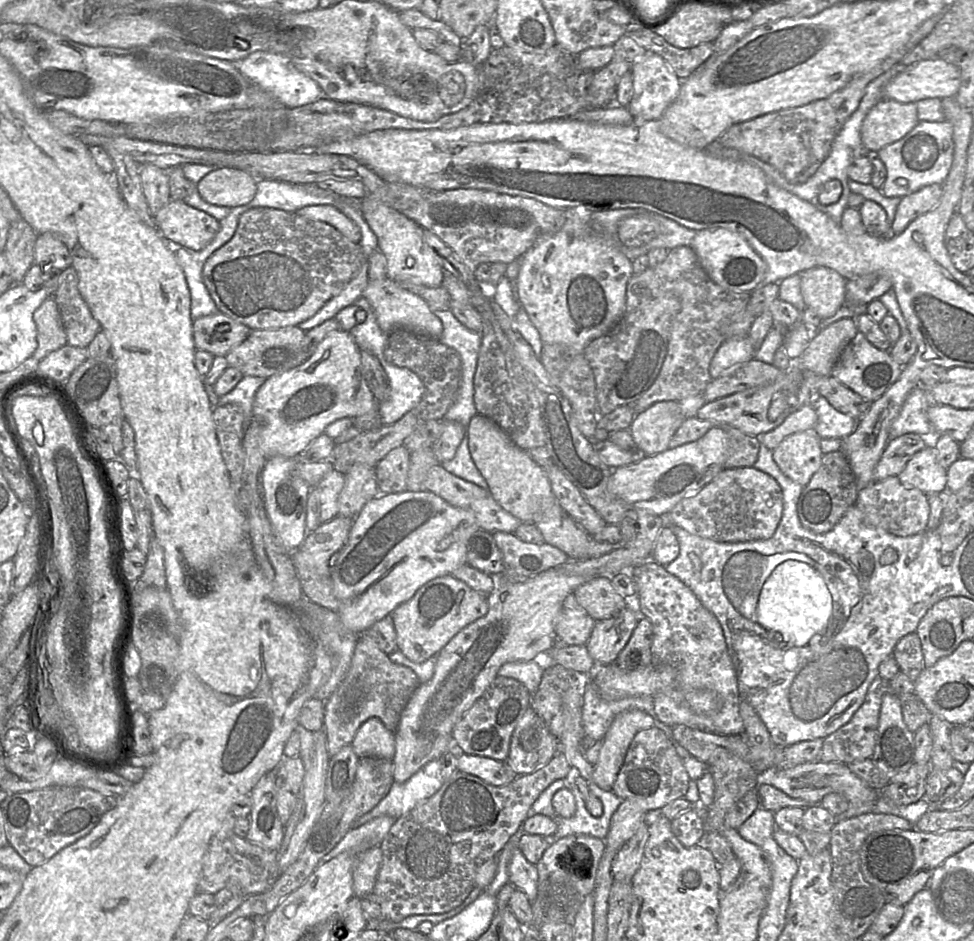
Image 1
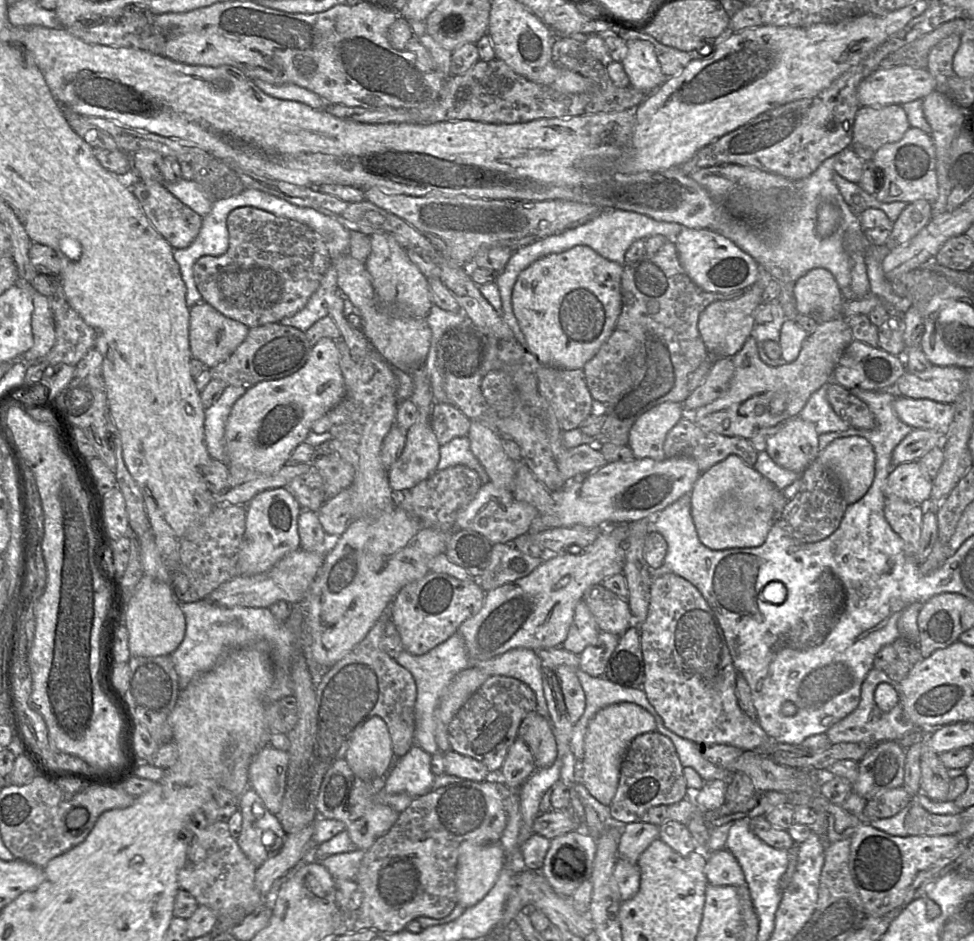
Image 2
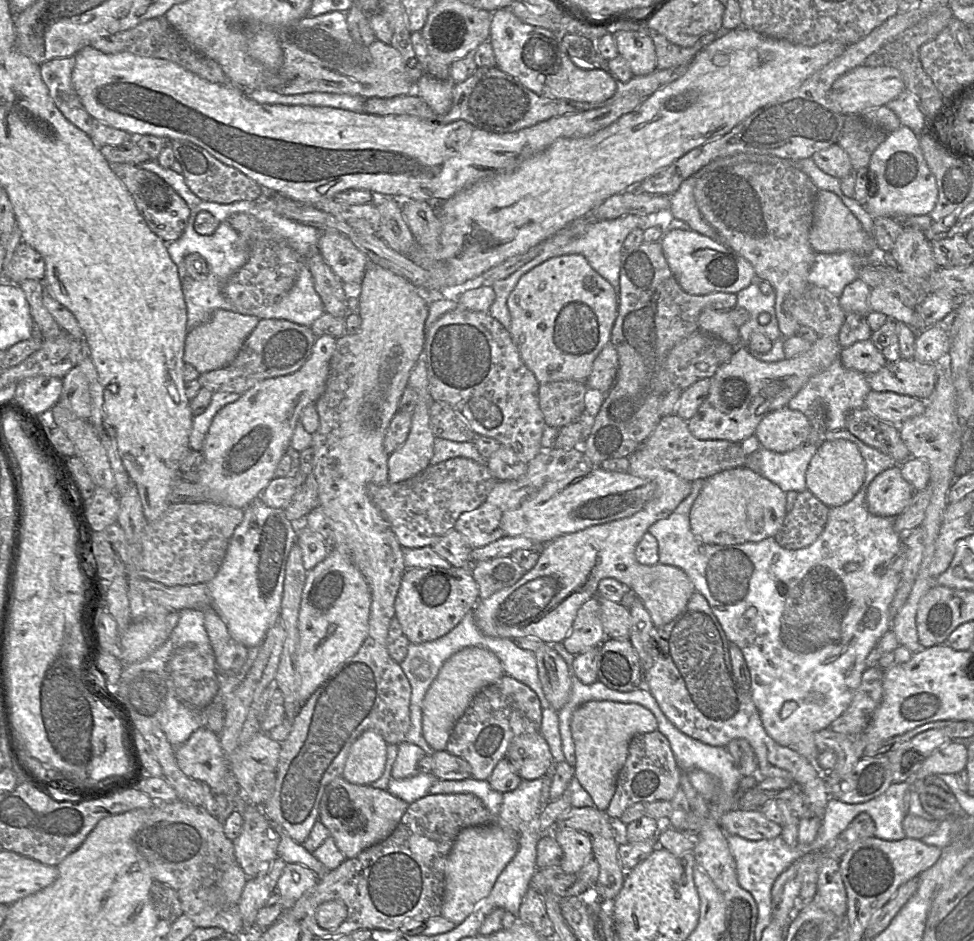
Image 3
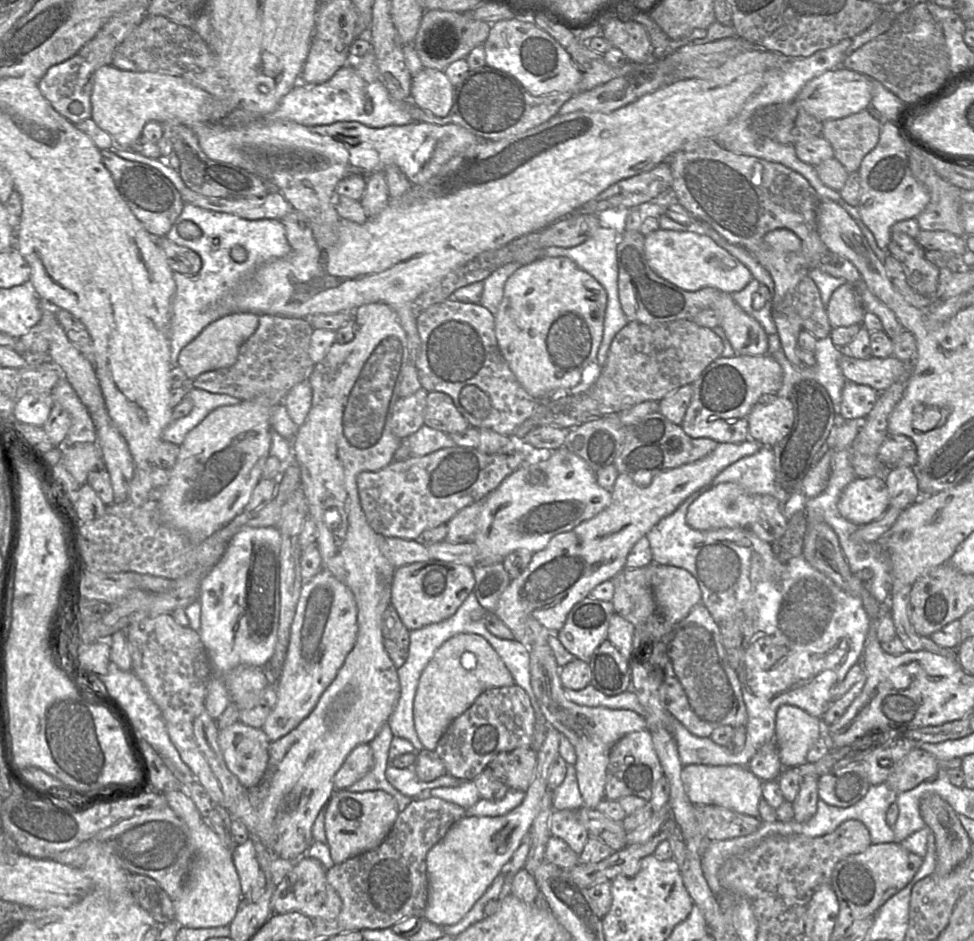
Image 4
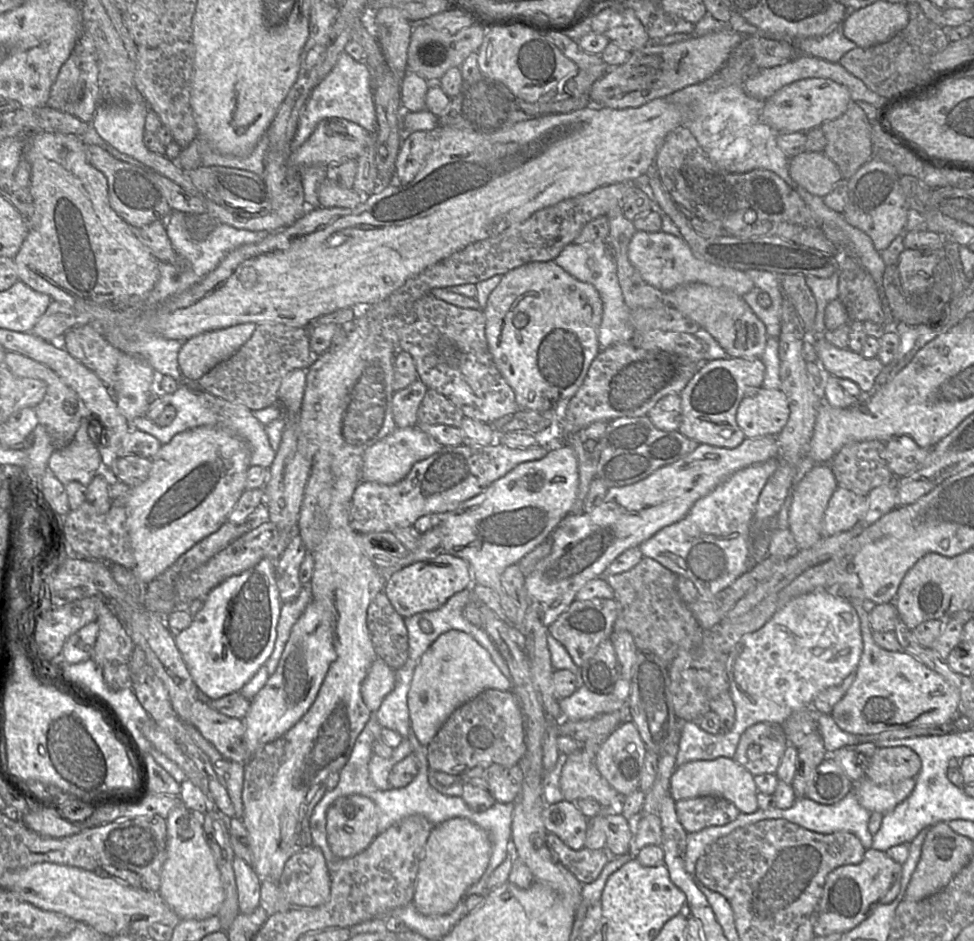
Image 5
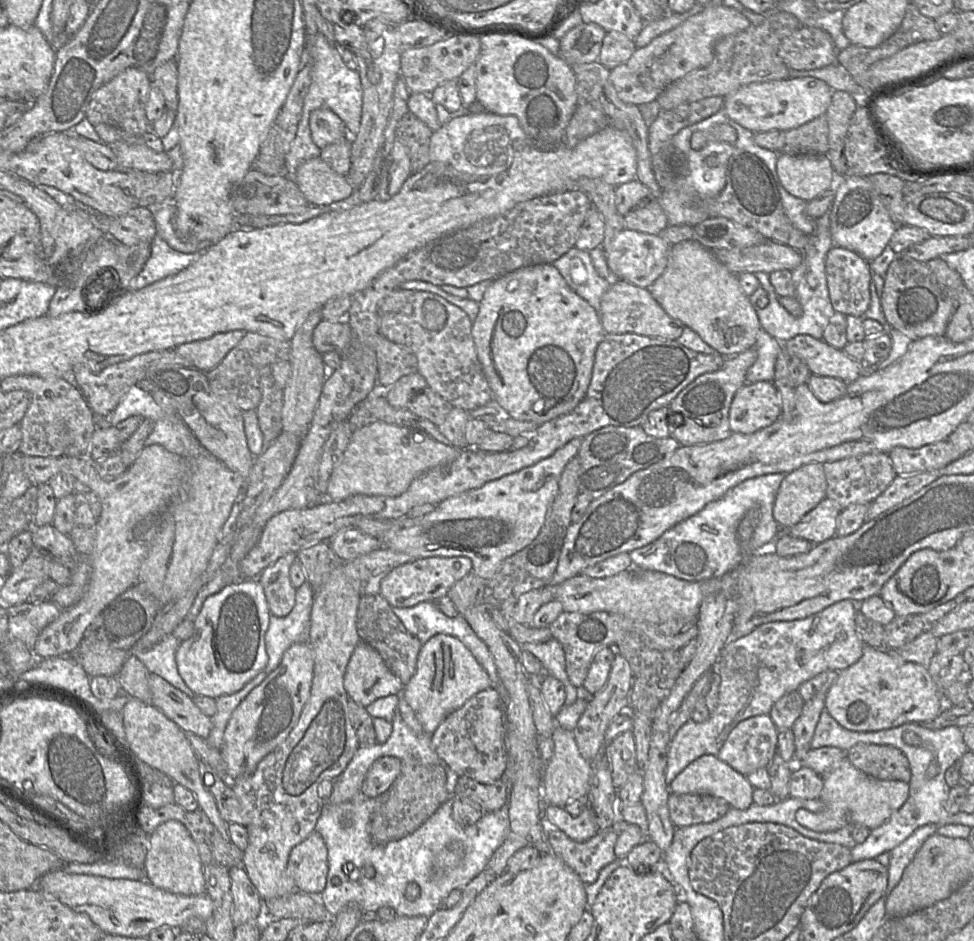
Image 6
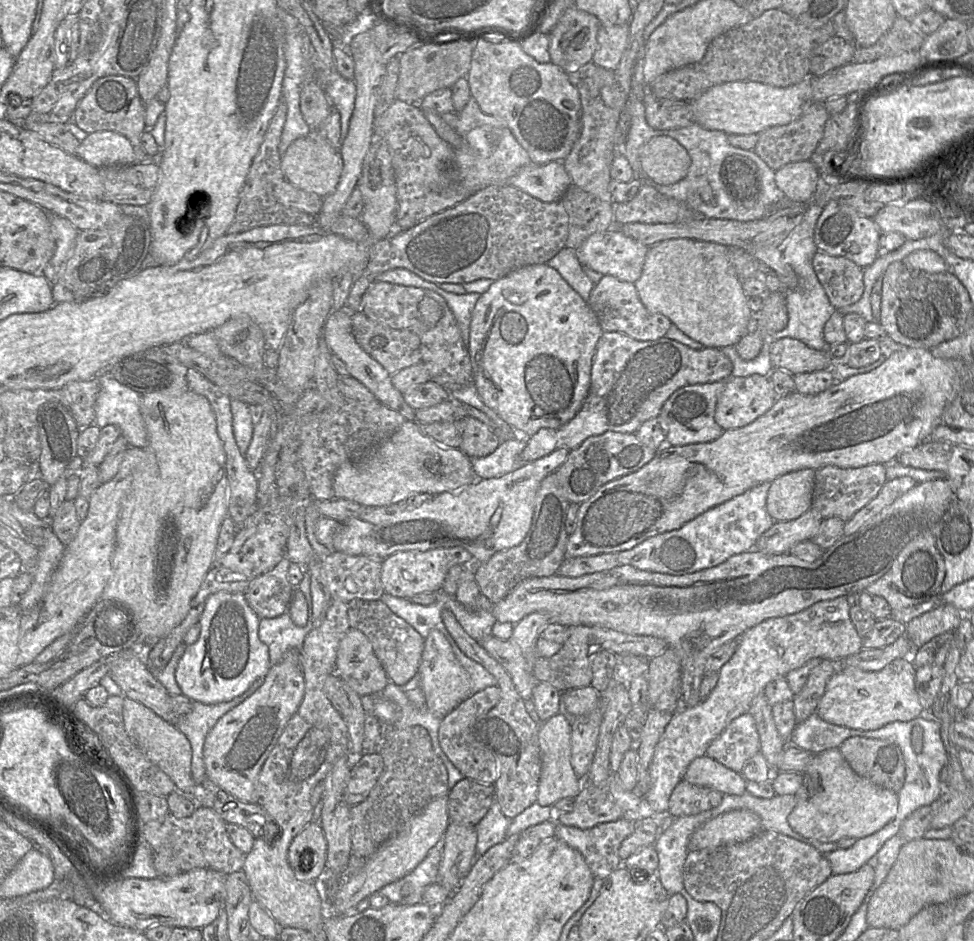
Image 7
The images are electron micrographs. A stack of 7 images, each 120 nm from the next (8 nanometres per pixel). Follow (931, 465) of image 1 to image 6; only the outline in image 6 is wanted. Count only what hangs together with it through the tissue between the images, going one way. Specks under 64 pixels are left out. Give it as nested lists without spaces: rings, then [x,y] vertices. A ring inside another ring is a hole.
[[[825,498],[799,523],[782,528],[780,534],[786,533],[794,538],[805,539],[814,545],[821,544],[835,537],[840,513],[841,509],[832,500]]]

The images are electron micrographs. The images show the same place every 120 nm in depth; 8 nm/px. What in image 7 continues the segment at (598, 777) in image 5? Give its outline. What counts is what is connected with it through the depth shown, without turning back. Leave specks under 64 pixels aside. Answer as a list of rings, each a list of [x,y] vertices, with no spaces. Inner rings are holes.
[[[561,713],[546,720],[539,727],[541,776],[536,803],[541,806],[552,807],[561,799],[574,799],[580,791],[581,779],[576,776],[571,764],[571,733],[572,726]]]

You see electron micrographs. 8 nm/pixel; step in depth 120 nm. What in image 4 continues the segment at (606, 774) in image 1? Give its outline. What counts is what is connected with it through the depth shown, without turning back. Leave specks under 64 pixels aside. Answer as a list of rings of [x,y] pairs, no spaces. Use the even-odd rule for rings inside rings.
[[[530,643],[530,682],[540,709],[548,723],[565,735],[574,746],[577,780],[584,805],[595,808],[605,798],[606,770],[613,745],[623,736],[646,730],[645,719],[627,709],[588,707],[568,700],[560,679],[560,667],[548,643]]]

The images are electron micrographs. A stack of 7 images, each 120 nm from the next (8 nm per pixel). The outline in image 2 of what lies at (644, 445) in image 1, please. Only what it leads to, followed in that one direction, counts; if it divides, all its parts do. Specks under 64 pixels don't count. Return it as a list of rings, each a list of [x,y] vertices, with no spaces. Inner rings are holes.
[[[664,402],[643,413],[628,434],[628,446],[635,459],[665,459],[663,444],[666,435],[685,414],[689,415],[679,402]]]

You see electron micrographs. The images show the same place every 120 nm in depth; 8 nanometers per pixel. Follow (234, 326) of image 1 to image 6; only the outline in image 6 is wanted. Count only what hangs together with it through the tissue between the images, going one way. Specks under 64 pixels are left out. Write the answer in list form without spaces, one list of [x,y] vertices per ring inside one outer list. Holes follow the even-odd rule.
[[[242,330],[220,332],[209,338],[180,344],[174,351],[189,360],[193,367],[208,372],[222,361],[245,334]]]

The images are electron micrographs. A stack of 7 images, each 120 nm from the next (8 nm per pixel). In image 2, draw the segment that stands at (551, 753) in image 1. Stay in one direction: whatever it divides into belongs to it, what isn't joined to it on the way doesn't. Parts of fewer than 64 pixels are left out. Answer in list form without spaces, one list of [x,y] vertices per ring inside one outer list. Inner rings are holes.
[[[518,737],[509,748],[499,772],[492,773],[491,778],[499,778],[510,788],[519,788],[536,769],[529,747]]]

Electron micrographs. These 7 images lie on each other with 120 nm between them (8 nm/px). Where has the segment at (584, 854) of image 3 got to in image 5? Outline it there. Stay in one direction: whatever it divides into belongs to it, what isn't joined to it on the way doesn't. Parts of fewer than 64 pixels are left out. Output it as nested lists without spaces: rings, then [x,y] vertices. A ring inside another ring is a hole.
[[[563,800],[547,805],[543,811],[543,821],[548,833],[557,835],[571,849],[584,847],[589,819],[574,802]]]

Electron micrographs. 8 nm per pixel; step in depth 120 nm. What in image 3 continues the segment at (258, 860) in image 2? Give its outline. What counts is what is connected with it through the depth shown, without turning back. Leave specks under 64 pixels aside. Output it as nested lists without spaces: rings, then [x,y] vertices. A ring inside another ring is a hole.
[[[249,805],[242,817],[241,834],[233,843],[236,861],[249,880],[262,874],[278,858],[278,836],[261,807]]]

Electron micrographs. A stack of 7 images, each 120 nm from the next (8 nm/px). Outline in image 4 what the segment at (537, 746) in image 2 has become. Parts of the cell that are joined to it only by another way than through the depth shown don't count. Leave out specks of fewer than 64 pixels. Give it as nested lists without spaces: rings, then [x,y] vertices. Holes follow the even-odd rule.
[[[520,747],[497,754],[488,768],[510,790],[526,792],[535,776],[537,761],[538,752],[531,747]]]

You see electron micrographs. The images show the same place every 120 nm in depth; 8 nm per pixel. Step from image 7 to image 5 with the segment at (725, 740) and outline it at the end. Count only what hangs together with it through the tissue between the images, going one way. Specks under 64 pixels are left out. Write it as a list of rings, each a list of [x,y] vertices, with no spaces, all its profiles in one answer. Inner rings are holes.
[[[759,722],[741,734],[733,760],[753,776],[776,774],[787,745],[781,724]]]

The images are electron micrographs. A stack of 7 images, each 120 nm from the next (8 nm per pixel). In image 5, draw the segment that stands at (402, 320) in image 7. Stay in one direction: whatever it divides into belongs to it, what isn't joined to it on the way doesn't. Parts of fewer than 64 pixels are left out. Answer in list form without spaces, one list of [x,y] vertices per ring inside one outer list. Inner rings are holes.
[[[427,294],[414,304],[416,319],[400,330],[399,349],[408,352],[415,363],[418,378],[428,389],[448,398],[463,414],[487,424],[519,410],[513,389],[497,369],[485,335],[485,315],[481,309],[463,308]]]

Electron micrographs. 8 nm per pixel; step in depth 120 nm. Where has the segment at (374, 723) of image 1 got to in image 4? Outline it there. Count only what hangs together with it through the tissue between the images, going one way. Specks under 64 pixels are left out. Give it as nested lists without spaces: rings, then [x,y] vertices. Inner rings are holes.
[[[369,743],[358,745],[336,772],[333,779],[335,790],[346,789],[363,778],[372,768],[373,762],[373,752]]]

